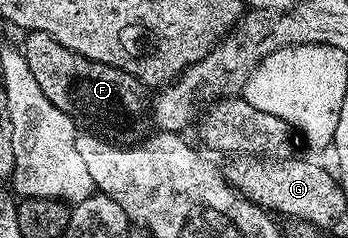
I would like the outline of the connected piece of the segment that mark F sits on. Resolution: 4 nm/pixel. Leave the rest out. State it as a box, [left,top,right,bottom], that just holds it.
[21,31,148,139]

